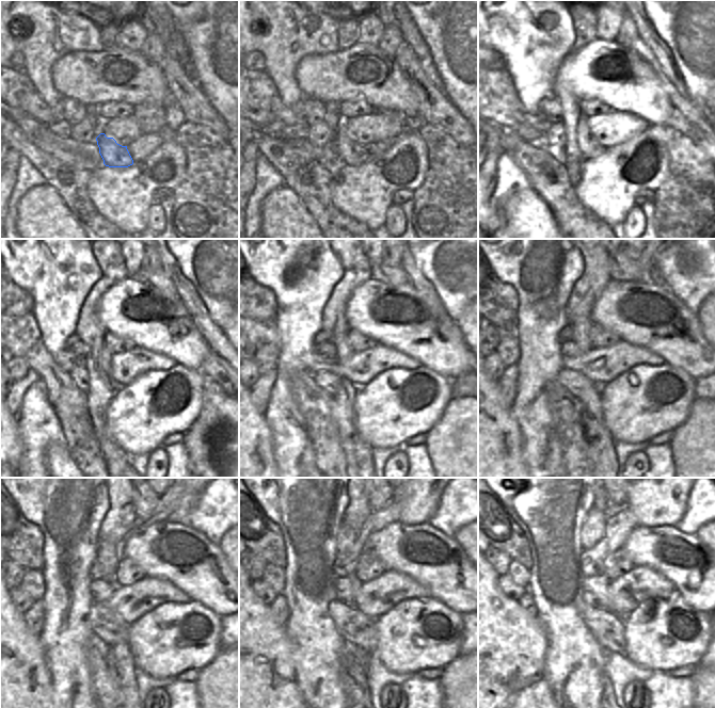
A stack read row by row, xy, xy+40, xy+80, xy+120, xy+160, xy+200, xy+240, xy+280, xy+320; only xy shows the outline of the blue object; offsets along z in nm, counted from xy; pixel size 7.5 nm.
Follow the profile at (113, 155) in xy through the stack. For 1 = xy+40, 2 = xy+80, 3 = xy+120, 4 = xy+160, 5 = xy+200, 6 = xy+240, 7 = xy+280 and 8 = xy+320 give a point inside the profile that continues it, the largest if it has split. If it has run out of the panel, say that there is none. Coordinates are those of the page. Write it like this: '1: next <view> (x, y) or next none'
1: next xy+40 (351, 153)
2: next xy+80 (589, 147)
3: next xy+120 (105, 370)
4: next xy+160 (344, 351)
5: next xy+200 (581, 328)
6: next xy+240 (106, 557)
7: next xy+280 (346, 533)
8: next xy+320 (593, 527)

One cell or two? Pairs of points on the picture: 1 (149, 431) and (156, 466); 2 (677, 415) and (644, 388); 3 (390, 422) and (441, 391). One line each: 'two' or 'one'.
1: two
2: one
3: one

